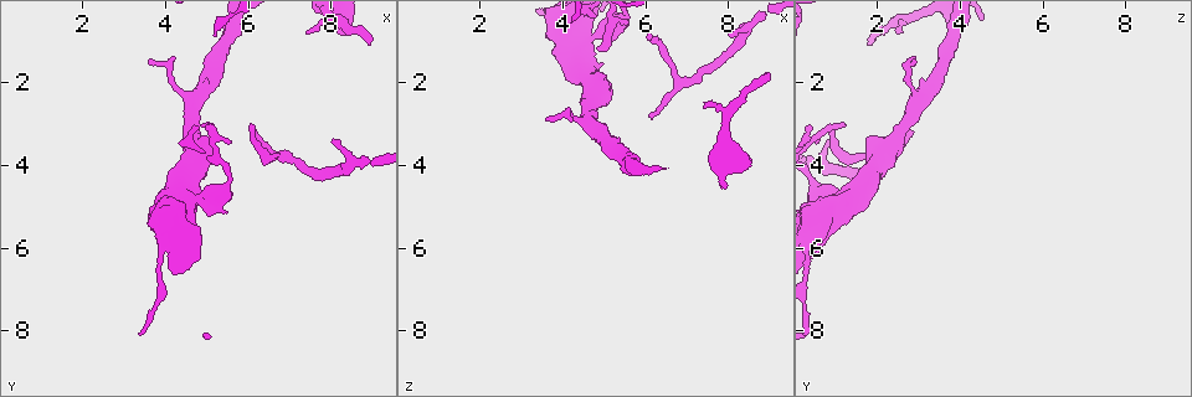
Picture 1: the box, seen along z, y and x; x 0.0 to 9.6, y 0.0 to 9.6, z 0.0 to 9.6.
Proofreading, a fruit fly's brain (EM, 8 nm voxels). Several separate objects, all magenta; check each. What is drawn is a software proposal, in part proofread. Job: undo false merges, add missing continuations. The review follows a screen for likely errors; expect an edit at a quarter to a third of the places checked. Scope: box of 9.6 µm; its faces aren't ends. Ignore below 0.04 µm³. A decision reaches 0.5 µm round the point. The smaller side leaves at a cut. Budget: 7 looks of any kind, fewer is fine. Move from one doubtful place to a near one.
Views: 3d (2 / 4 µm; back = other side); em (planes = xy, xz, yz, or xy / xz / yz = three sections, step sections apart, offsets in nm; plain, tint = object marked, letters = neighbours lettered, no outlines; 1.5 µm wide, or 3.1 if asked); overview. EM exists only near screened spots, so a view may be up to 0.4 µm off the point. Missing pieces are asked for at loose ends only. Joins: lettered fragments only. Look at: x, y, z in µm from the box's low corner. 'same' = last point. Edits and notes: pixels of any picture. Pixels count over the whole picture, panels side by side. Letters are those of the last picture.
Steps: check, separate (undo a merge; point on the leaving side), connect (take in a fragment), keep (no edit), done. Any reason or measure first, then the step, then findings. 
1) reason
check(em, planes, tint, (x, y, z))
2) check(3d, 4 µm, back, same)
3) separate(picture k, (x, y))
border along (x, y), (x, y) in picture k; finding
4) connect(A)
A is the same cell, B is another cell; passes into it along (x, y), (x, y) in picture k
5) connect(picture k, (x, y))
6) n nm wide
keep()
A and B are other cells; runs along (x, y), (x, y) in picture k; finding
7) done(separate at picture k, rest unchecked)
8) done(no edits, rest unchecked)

branch stops here
check(em, planes, letters, (7.40, 0.75, 2.60))

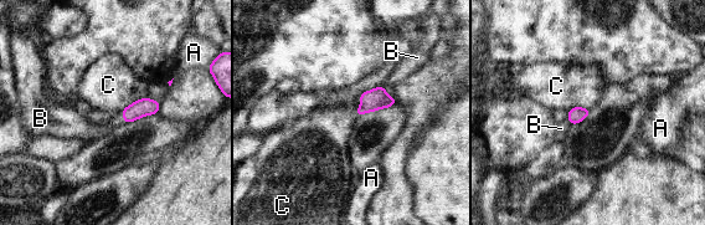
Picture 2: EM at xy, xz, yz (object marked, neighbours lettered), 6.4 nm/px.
100 nm wide
keep()
A, B and C are other cells; border along (147, 96), (133, 101), (119, 112) in picture 2; none of them fits

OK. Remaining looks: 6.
check(3d, 4 µm, (6.00, 3.00, 0.85))

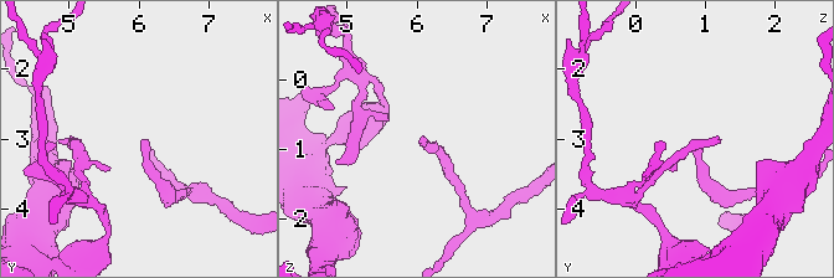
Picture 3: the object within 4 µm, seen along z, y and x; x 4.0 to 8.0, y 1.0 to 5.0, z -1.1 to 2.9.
shape alone is not enough
check(em, planes, plain, (6.05, 3.00, 0.90))

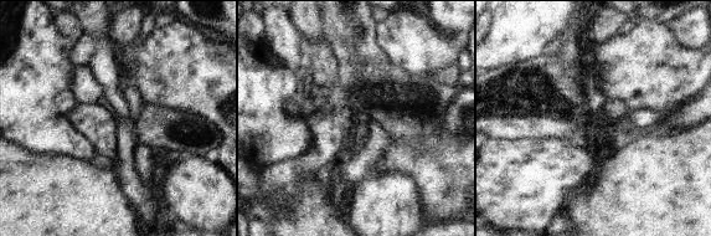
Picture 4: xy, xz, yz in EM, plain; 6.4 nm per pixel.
check(em, planes, letters, same)

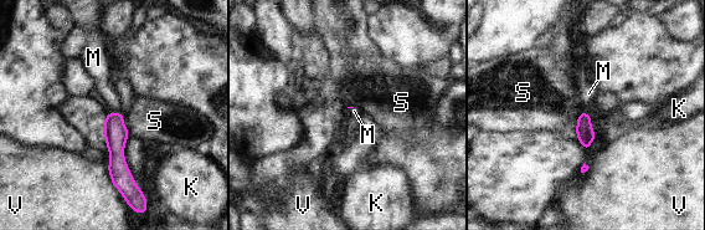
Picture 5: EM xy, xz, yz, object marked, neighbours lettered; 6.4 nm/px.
connect(M)
M is the same cell, K, S and V are other cells; passes into it along (116, 134), (114, 113), (102, 77) in picture 5; it goes on there

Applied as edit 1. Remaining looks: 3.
tapers out
check(em, planes, tint, (6.05, 3.25, 2.85))

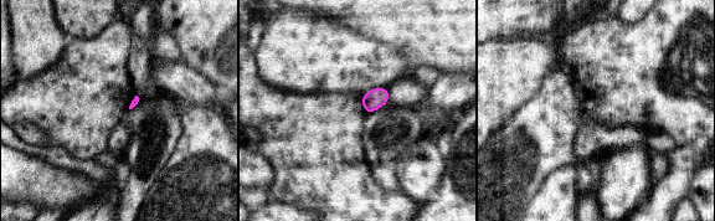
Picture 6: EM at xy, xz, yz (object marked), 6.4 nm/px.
check(em, planes, letters, same)

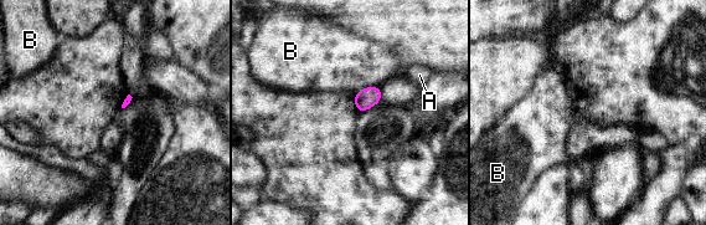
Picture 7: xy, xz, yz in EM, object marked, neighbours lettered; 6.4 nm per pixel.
B touches over 170 nm
keep()
A and B are other cells; no lettered fragment goes on from it

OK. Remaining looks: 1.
done(connect at picture 5, rest unchecked)

